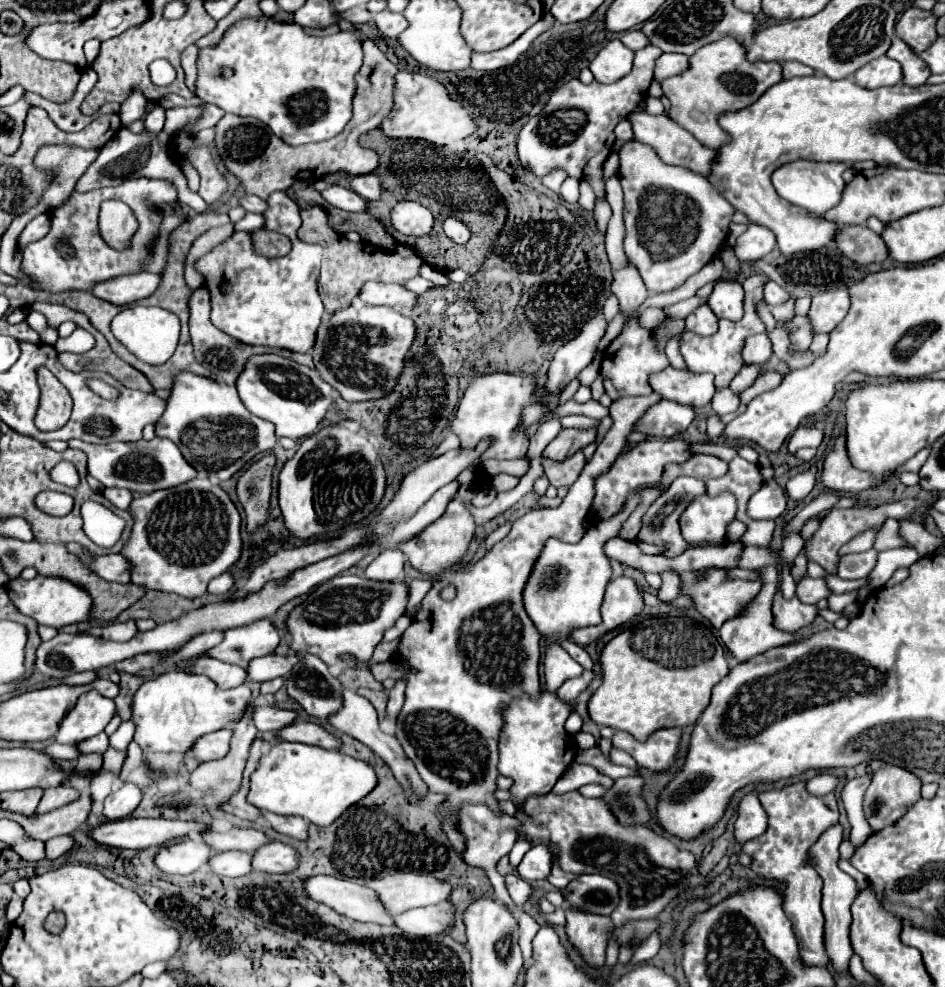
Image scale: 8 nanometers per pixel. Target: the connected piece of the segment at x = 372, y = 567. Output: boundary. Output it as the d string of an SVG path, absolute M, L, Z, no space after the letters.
M400 550L380 552L364 572L372 580L396 580L404 574L404 554Z

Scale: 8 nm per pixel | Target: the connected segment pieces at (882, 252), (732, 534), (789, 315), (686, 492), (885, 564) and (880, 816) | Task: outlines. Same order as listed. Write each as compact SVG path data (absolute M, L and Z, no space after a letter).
M864 224L840 226L840 232L836 232L834 244L846 258L858 264L884 262L888 258L888 248L882 242L882 238L870 228L866 228Z
M732 520L728 522L728 528L726 528L726 540L728 542L738 542L738 538L746 532L746 526L738 520Z
M790 294L790 298L788 298L784 304L770 308L770 312L774 314L776 320L780 320L780 322L790 322L790 320L796 316L796 314L794 314L794 306L796 306L796 296Z
M686 476L676 478L676 480L672 482L672 486L652 504L652 508L648 508L648 512L646 512L644 520L642 520L640 538L642 538L644 542L648 542L648 544L668 544L666 556L678 556L680 552L684 552L684 550L686 550L686 540L684 540L684 536L682 536L682 532L680 532L680 528L678 528L678 518L680 518L680 514L684 512L684 508L686 508L692 500L704 496L704 492L706 492L706 484L704 484L704 482L700 482L700 480L696 480L696 478L686 478Z
M906 546L900 550L880 552L876 566L868 576L870 578L868 587L873 590L884 586L896 569L910 567L916 560L920 560L920 556L912 546Z
M884 764L880 770L874 772L872 776L872 782L864 794L864 816L870 824L870 828L876 832L876 830L882 830L884 826L890 826L894 824L900 816L906 814L906 810L916 802L920 800L920 778L912 776L912 772L904 770L904 768L896 768L894 764Z

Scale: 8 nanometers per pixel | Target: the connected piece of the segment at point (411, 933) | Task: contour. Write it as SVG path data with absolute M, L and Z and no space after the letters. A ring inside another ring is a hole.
M440 902L436 906L414 908L404 914L394 916L394 924L411 938L424 938L444 932L456 916L450 902Z

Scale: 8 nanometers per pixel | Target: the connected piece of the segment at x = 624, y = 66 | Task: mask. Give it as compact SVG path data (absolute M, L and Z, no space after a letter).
M612 40L590 62L590 70L598 82L612 84L632 70L632 60L634 52L620 40Z

